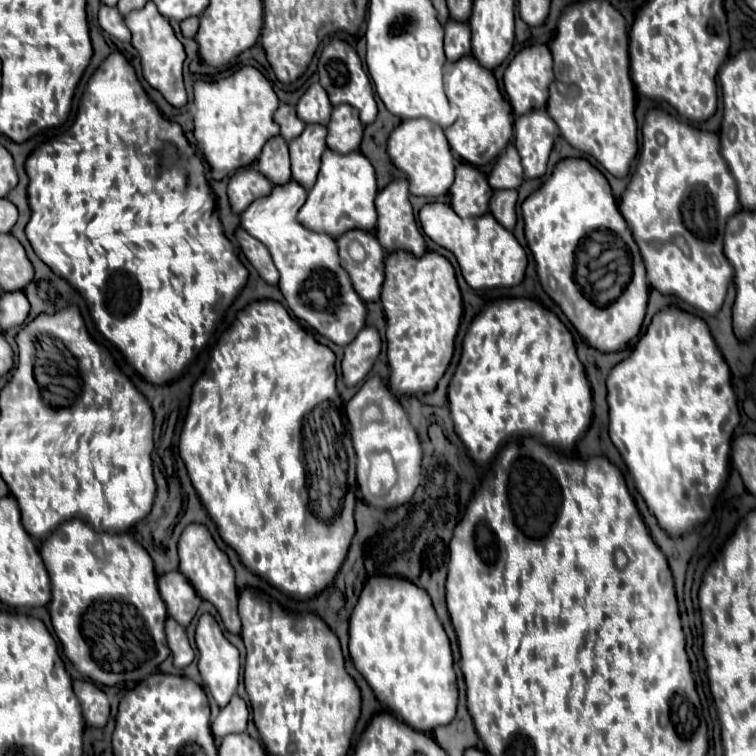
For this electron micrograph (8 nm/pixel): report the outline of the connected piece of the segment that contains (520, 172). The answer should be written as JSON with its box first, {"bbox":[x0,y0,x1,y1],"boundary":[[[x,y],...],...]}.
{"bbox":[488,144,524,188],"boundary":[[[508,144],[508,150],[496,158],[494,168],[488,176],[488,182],[492,188],[518,188],[524,180],[524,168],[520,162],[520,154],[514,148],[514,144]]]}

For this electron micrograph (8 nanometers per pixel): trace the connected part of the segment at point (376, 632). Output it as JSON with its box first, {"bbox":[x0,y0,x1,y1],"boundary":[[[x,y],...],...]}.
{"bbox":[348,576,458,732],"boundary":[[[402,576],[368,578],[352,610],[348,636],[350,636],[350,656],[354,660],[356,670],[372,686],[378,702],[386,710],[394,712],[398,720],[406,722],[414,730],[432,732],[436,726],[448,724],[454,718],[458,704],[458,688],[452,668],[450,640],[442,628],[442,622],[436,616],[434,604],[426,590],[422,590],[414,582],[408,582]]]}

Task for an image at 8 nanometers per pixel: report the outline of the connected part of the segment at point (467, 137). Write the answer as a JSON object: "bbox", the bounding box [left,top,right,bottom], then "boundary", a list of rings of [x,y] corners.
{"bbox":[444,54,514,166],"boundary":[[[464,54],[456,62],[444,64],[444,88],[452,108],[458,112],[456,122],[444,130],[450,148],[472,166],[488,164],[504,150],[514,134],[512,106],[508,106],[508,100],[500,92],[494,74],[490,70],[480,70],[480,66],[472,62],[472,54]]]}

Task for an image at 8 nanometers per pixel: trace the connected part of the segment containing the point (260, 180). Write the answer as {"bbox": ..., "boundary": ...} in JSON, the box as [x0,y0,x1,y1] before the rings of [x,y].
{"bbox":[228,168,270,214],"boundary":[[[254,168],[238,170],[236,174],[232,174],[228,182],[228,198],[236,214],[246,210],[246,206],[252,200],[266,196],[268,192],[270,192],[270,180],[264,178],[264,174],[260,174]]]}

